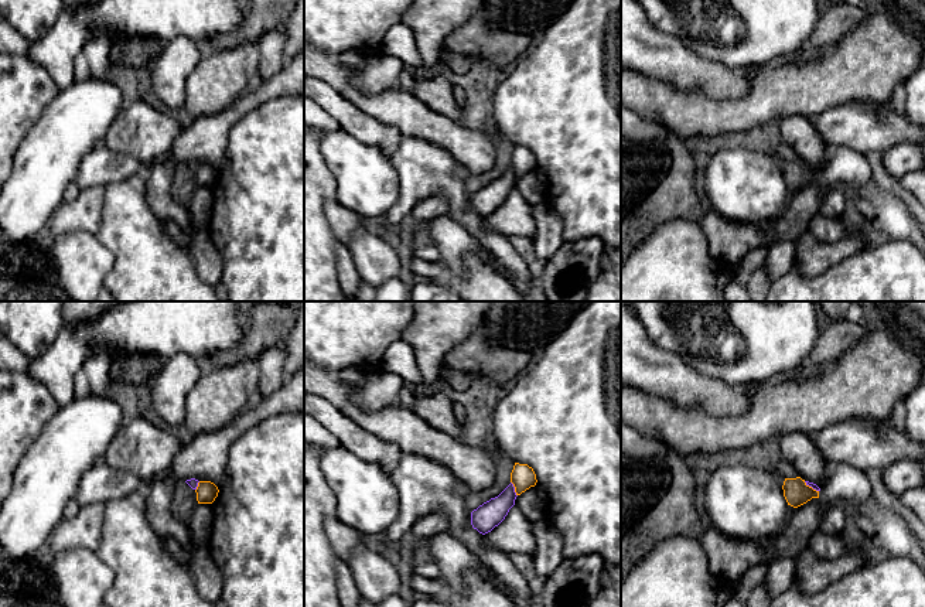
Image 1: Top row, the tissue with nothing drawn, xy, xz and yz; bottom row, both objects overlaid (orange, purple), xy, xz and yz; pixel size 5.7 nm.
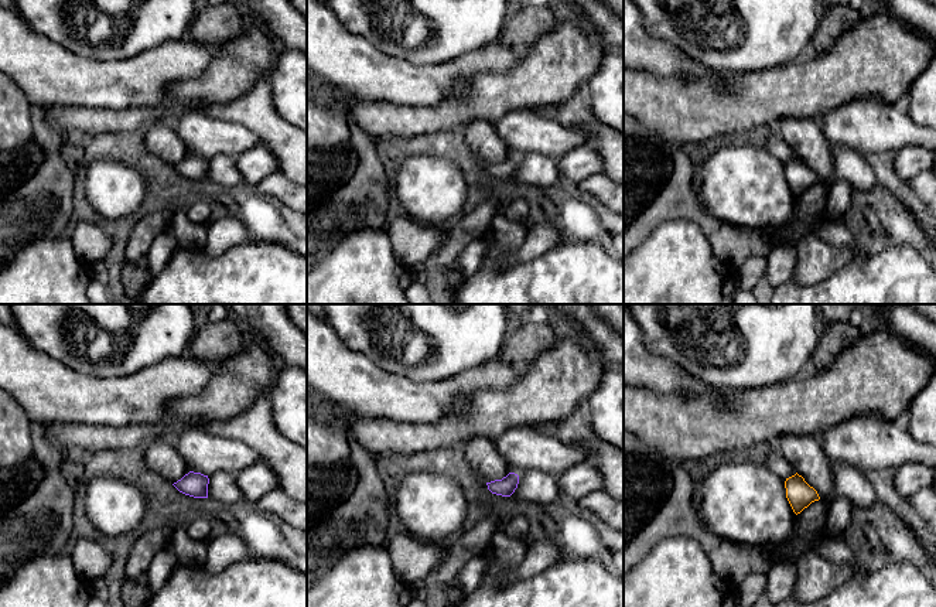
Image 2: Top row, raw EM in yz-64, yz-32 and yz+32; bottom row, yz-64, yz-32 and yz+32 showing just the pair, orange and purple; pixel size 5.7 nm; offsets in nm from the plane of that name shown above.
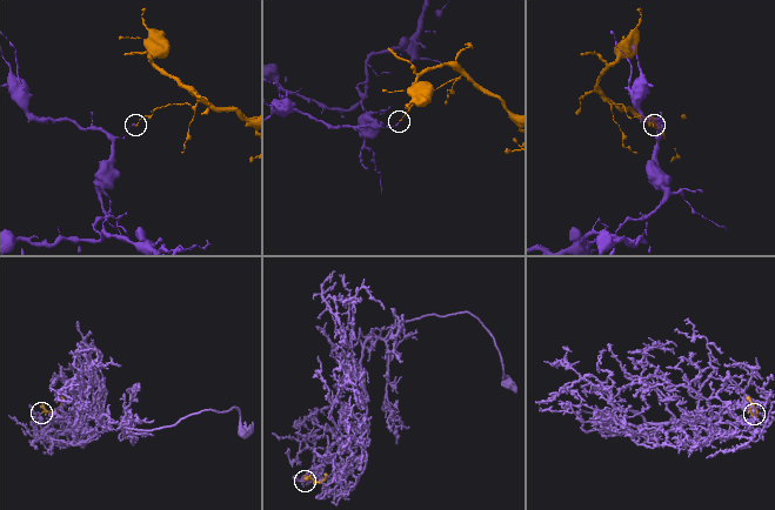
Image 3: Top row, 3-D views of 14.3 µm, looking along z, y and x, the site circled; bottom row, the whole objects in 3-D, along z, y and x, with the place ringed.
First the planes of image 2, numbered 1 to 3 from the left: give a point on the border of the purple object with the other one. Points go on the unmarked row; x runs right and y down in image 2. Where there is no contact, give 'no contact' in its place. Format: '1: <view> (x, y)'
1: no contact
2: no contact
3: no contact

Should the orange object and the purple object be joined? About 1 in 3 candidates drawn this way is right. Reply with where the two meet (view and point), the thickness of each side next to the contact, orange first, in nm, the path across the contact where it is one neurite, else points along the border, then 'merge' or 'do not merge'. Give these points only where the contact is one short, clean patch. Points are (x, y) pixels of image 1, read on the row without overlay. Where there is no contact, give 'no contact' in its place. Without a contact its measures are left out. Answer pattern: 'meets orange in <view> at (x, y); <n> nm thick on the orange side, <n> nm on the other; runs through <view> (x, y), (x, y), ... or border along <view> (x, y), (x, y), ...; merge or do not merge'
meets orange in xz at (515, 171); 140 nm thick on the orange side, 150 nm on the other; border along xz (511, 164), (516, 178); do not merge

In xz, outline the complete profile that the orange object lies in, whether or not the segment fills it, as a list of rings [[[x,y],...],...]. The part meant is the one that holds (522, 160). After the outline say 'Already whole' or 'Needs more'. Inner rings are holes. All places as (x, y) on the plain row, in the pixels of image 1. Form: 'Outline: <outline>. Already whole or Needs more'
Outline: [[[515,146],[511,156],[511,166],[515,170],[516,178],[520,178],[530,170],[535,170],[537,163],[532,150],[529,150],[528,147]]]. Already whole

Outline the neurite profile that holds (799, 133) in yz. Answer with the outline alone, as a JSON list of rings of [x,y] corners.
[[[786,116],[776,122],[776,127],[779,140],[788,144],[802,163],[816,167],[820,173],[826,168],[829,149],[812,119]]]

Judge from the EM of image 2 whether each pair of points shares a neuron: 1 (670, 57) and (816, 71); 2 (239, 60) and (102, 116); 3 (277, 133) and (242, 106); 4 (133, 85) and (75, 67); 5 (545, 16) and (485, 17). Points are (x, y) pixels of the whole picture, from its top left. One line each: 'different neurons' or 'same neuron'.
1: different neurons
2: same neuron
3: same neuron
4: same neuron
5: different neurons

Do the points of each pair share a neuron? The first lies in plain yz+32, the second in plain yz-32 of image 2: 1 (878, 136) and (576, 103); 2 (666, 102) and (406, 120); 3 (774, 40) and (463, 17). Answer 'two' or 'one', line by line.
1: two
2: one
3: one

